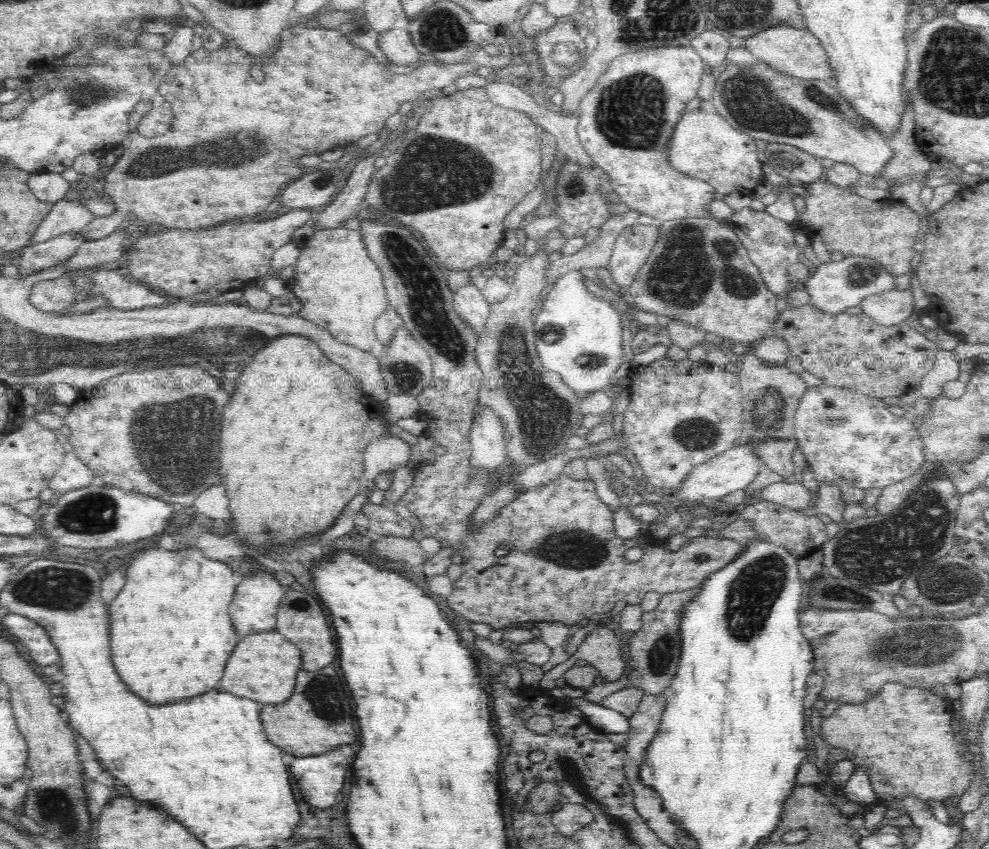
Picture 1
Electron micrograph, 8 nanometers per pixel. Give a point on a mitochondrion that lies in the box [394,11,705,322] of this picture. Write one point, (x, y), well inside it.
(622, 117)

